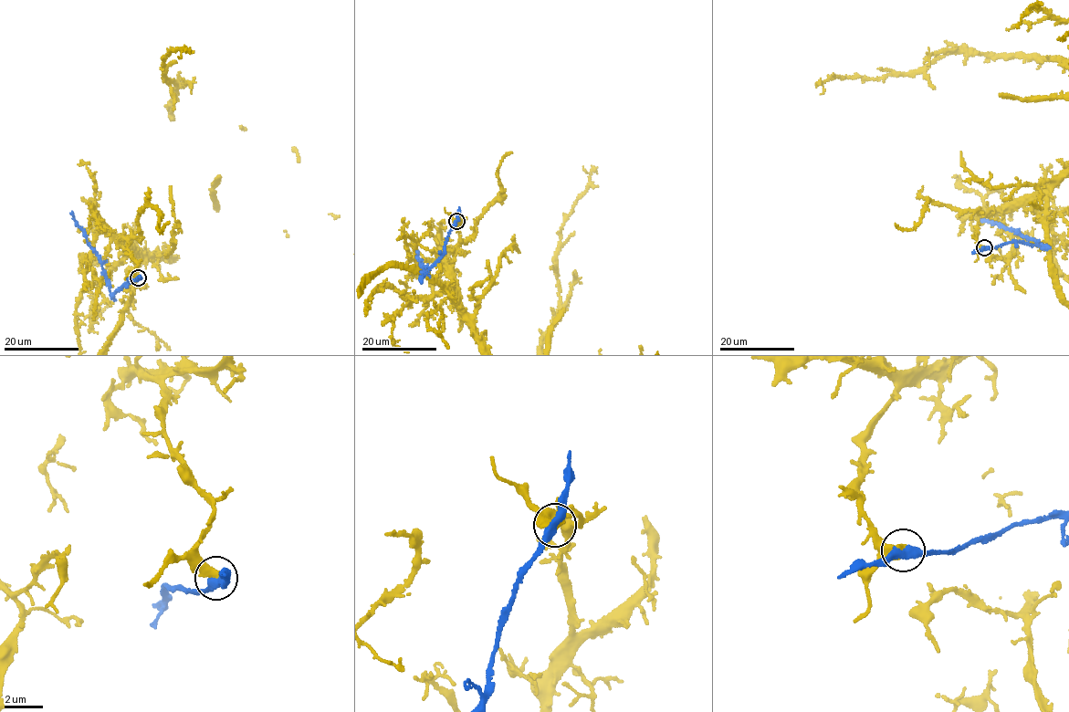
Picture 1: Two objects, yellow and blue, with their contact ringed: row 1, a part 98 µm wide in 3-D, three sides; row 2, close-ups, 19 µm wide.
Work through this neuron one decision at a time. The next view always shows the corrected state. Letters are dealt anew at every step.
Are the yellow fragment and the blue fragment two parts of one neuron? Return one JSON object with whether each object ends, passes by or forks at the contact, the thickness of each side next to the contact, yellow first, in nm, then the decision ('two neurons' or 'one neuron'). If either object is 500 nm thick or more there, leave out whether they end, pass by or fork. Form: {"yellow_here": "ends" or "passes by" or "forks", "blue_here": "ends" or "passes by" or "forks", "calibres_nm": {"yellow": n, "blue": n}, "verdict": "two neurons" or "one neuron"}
{"yellow_here": "ends", "blue_here": "passes by", "calibres_nm": {"yellow": 420, "blue": 420}, "verdict": "two neurons"}

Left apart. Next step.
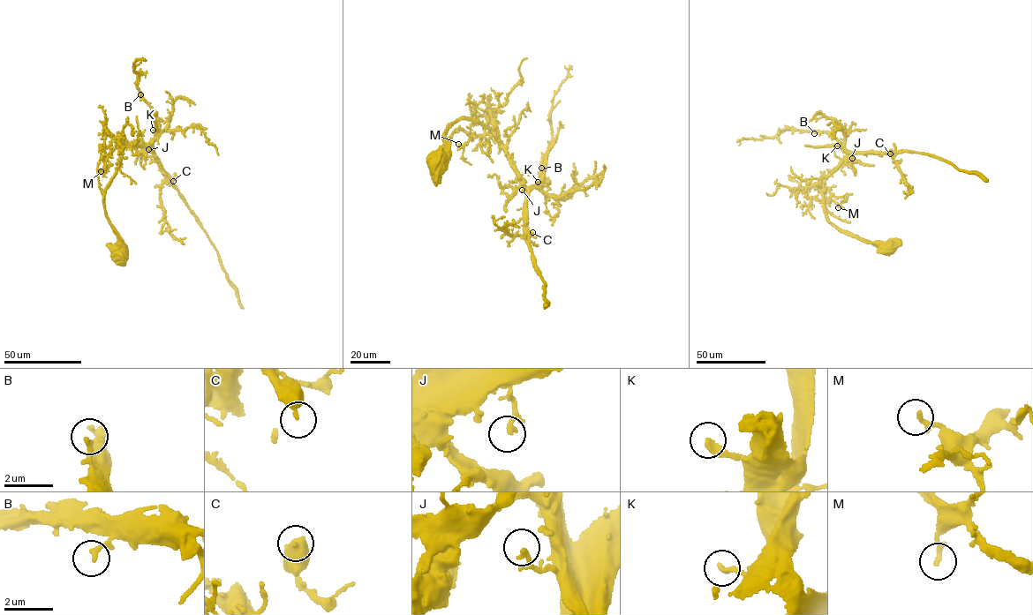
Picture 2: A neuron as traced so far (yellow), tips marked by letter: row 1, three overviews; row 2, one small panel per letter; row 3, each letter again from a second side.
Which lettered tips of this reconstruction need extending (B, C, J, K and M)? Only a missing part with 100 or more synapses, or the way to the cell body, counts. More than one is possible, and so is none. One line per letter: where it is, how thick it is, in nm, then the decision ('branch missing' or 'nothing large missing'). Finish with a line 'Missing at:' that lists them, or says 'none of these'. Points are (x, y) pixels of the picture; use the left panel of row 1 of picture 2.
B: at (140, 94); 170 nm thick; nothing large missing
C: at (173, 181); 380 nm thick; branch missing
J: at (148, 149); 190 nm thick; nothing large missing
K: at (153, 130); 200 nm thick; nothing large missing
M: at (101, 171); 190 nm thick; nothing large missing
Missing at: C

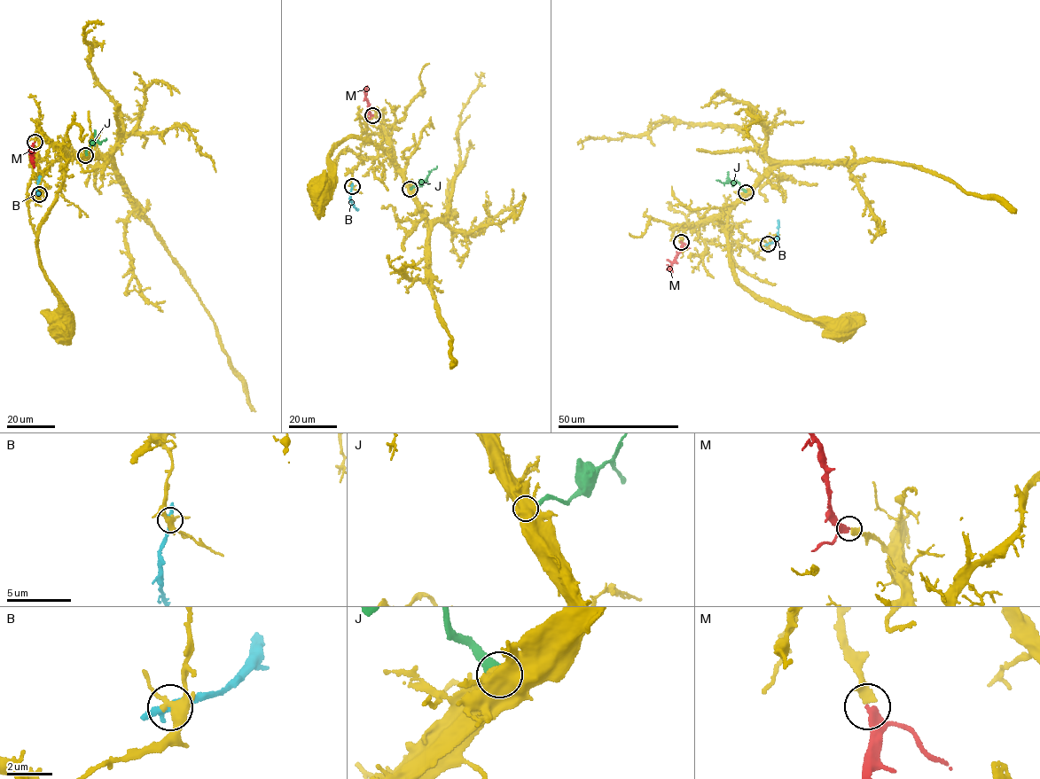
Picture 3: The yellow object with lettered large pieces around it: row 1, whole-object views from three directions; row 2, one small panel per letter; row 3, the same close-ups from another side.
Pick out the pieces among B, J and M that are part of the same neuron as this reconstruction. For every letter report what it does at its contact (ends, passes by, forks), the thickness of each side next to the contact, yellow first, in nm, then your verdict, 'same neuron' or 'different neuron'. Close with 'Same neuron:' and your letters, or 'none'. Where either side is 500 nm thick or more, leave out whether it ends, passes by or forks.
B: it passes by | 320/240 nm | different neuron
J: 850/460 nm | different neuron
M: it passes by | 280/200 nm | same neuron
Same neuron: M

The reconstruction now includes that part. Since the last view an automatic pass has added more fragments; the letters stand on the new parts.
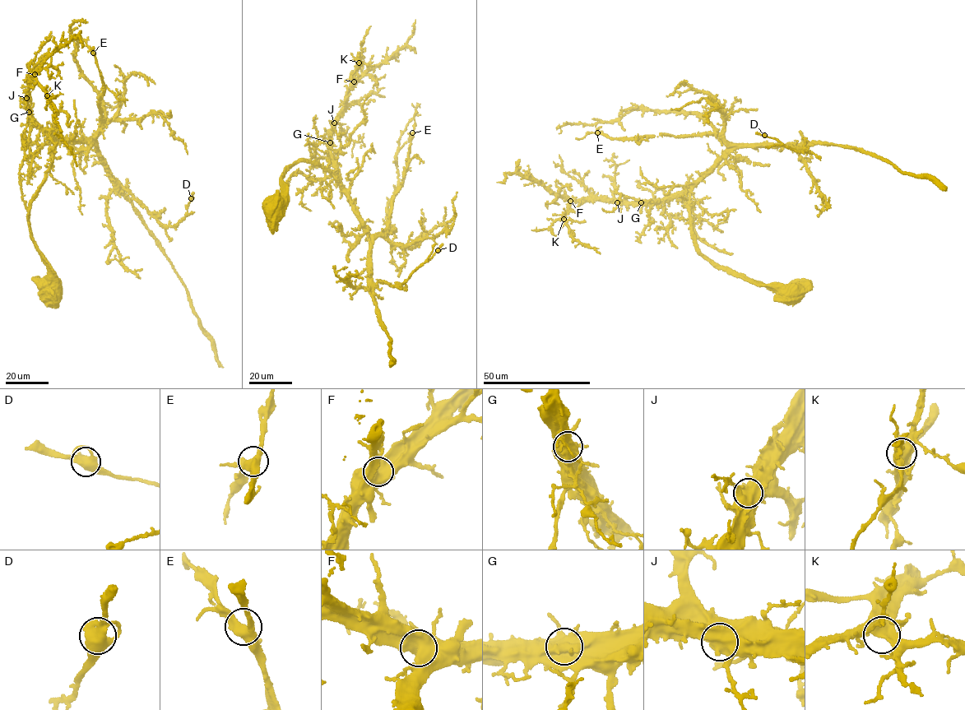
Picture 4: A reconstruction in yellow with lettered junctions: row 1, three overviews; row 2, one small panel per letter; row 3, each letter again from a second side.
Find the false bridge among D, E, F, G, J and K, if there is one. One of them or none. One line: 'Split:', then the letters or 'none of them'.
Split: none of them

